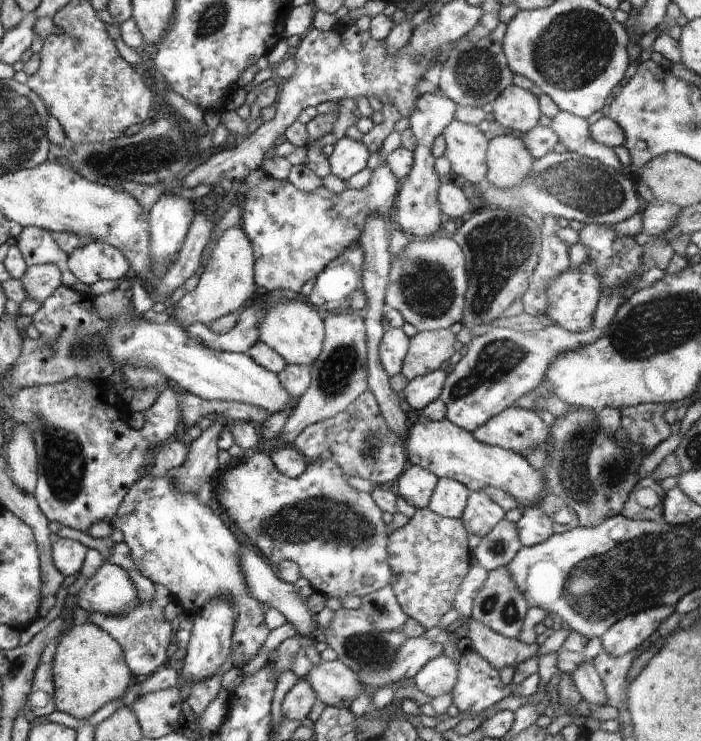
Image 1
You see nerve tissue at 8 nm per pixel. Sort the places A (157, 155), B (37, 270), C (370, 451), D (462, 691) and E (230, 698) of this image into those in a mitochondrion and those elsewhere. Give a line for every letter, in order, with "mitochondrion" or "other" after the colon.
A: mitochondrion
B: other
C: mitochondrion
D: other
E: other

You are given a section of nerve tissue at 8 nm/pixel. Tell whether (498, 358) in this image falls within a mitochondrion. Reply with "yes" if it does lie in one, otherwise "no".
yes

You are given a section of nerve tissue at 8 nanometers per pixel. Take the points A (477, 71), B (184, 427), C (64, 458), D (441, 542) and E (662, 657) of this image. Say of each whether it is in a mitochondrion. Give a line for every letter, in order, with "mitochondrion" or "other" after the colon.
A: mitochondrion
B: other
C: mitochondrion
D: other
E: other

